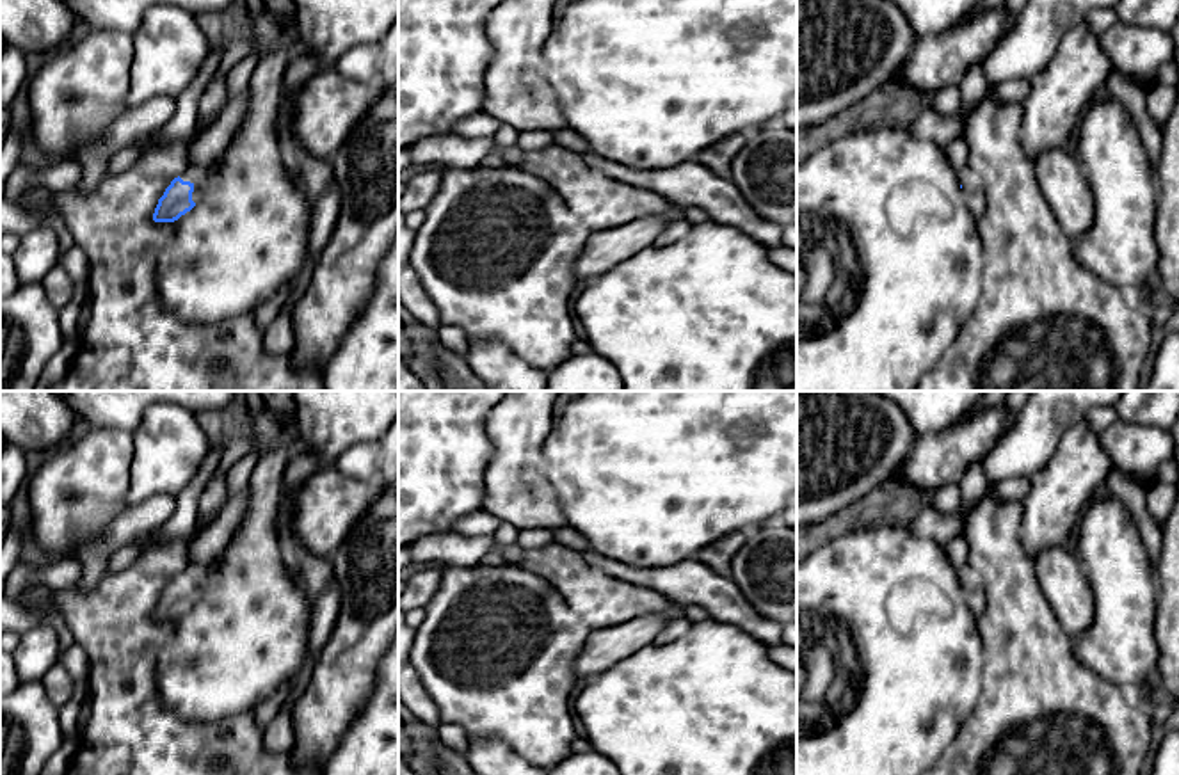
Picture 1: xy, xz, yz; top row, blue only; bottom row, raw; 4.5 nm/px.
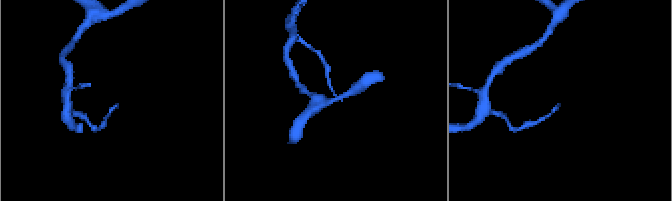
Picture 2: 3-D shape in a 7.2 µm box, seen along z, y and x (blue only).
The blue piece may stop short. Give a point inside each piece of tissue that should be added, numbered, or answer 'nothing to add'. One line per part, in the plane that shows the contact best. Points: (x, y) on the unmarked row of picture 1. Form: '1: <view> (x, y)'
1: xy (205, 548)

